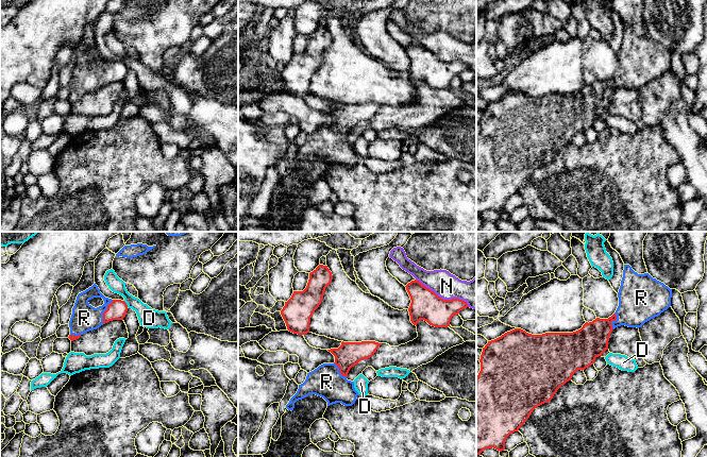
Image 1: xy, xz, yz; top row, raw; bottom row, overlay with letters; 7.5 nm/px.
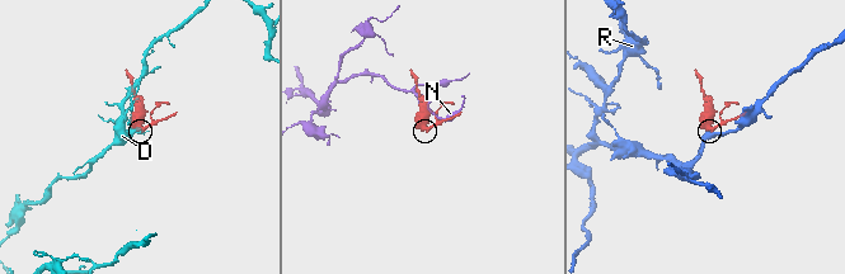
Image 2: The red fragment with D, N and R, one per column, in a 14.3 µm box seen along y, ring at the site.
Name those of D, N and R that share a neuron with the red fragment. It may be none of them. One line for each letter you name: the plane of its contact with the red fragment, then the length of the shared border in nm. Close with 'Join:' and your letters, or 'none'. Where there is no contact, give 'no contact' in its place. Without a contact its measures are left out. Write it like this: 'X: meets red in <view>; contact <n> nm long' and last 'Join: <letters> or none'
R: meets red in xy; contact 200 nm long
Join: R

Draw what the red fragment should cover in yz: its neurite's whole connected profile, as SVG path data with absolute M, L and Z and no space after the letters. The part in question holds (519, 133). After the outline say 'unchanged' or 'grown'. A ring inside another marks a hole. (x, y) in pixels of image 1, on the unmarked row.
M624 27L618 54L619 68L608 81L596 80L573 95L532 97L515 90L488 103L481 117L481 133L476 138L476 217L484 211L505 211L509 197L518 193L533 172L550 164L557 152L578 132L594 125L608 112L611 94L621 87L641 89L671 68L672 51L649 35L638 36Z | grown

